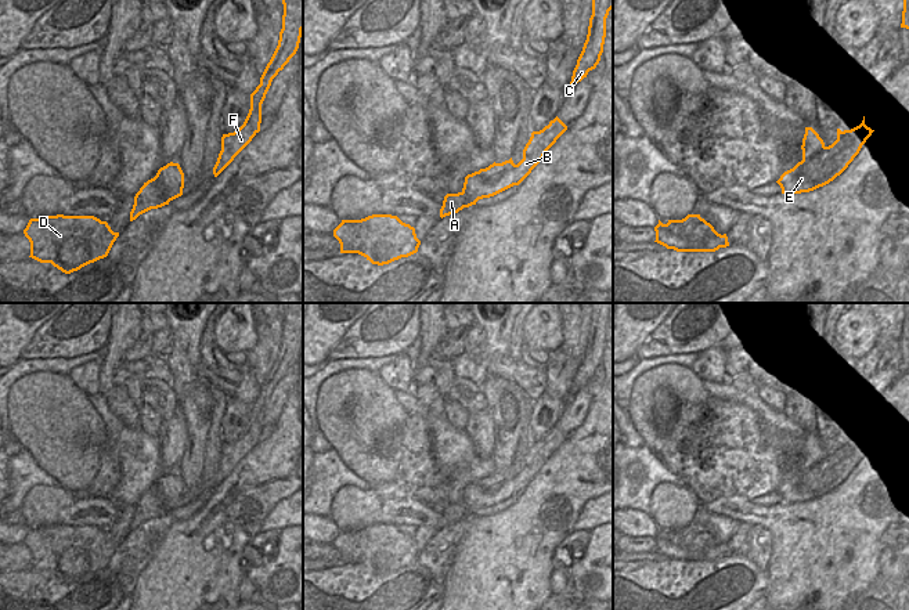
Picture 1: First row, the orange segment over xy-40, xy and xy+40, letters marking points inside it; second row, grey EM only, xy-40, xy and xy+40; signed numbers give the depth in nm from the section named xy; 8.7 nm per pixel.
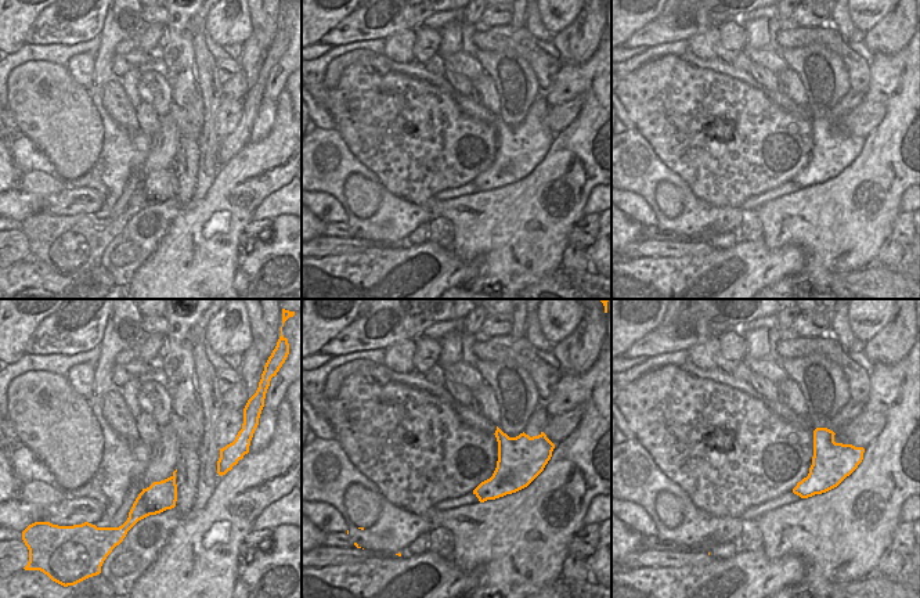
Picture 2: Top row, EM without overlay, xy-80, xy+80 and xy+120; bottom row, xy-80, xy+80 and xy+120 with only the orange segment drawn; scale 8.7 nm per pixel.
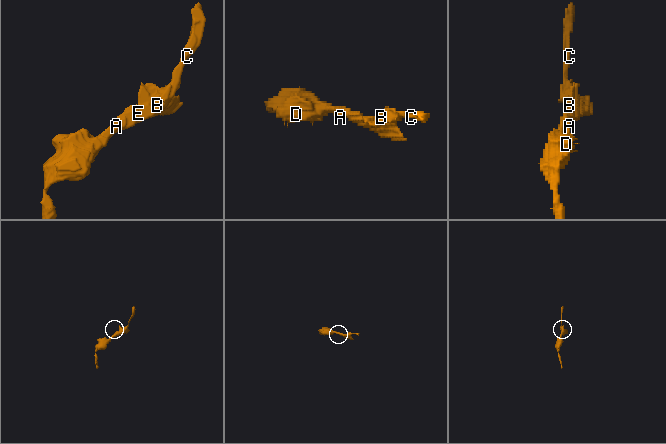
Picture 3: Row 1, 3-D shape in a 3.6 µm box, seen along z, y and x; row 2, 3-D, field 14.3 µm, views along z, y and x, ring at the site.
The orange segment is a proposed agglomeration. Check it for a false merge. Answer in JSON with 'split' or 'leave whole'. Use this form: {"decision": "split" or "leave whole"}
{"decision": "leave whole"}

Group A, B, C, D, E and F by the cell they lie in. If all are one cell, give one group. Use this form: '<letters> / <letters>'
A B C D E F

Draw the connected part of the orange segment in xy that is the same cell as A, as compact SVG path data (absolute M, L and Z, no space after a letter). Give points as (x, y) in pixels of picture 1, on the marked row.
M556 116L542 130L531 133L523 149L523 159L517 165L511 158L468 174L461 192L444 196L440 217L458 213L463 207L476 205L479 199L494 196L513 185L519 185L566 130L567 126Z

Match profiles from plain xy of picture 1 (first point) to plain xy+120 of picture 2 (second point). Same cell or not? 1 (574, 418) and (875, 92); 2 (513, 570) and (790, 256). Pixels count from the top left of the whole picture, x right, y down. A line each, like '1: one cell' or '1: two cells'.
1: two cells
2: two cells

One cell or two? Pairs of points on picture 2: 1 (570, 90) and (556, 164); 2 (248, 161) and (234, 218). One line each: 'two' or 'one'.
1: one
2: one

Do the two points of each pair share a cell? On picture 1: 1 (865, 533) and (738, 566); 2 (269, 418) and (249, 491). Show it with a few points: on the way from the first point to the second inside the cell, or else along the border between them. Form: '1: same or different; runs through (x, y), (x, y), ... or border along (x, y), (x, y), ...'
1: different; border along (764, 570), (768, 577), (765, 595)
2: different; border along (288, 394), (274, 425)

